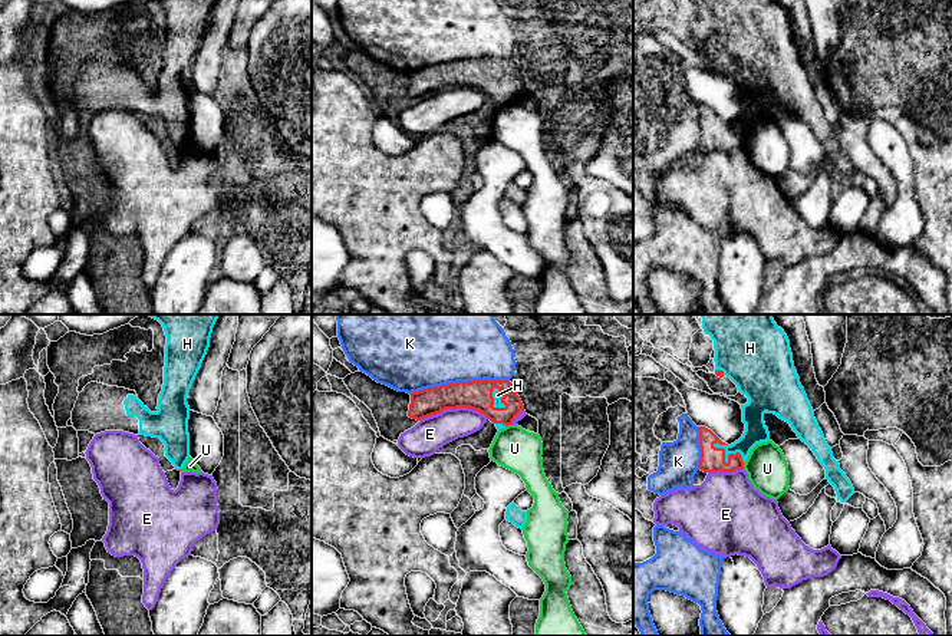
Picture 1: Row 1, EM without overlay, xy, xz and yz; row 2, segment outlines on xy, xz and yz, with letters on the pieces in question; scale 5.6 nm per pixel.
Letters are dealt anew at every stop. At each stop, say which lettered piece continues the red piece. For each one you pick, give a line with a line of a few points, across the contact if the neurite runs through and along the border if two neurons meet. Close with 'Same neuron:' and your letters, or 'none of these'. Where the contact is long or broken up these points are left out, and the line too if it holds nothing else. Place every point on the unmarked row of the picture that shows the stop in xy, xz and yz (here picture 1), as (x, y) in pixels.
Same neuron: H

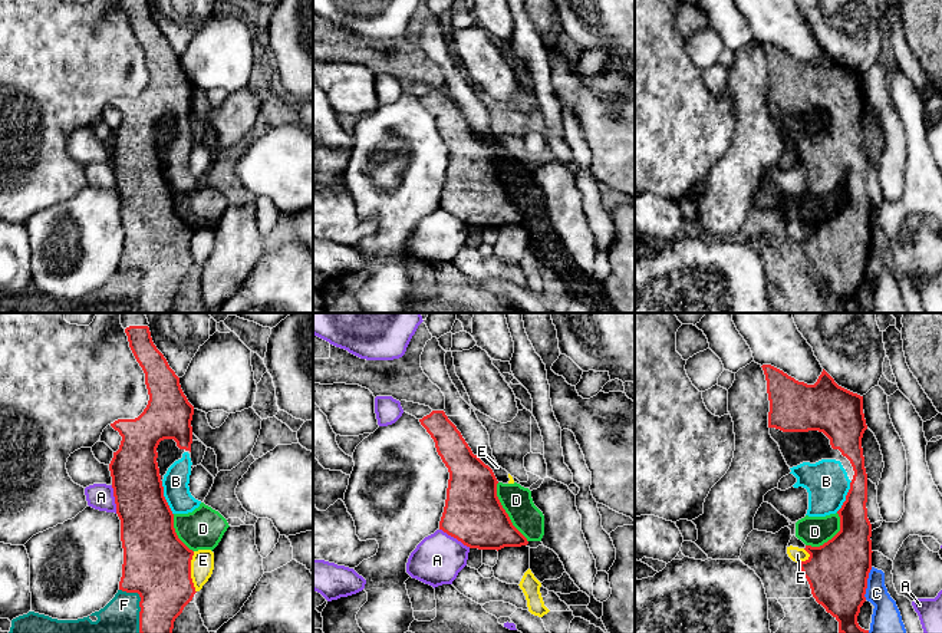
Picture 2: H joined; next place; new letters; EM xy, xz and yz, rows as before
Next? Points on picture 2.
Same neuron: B

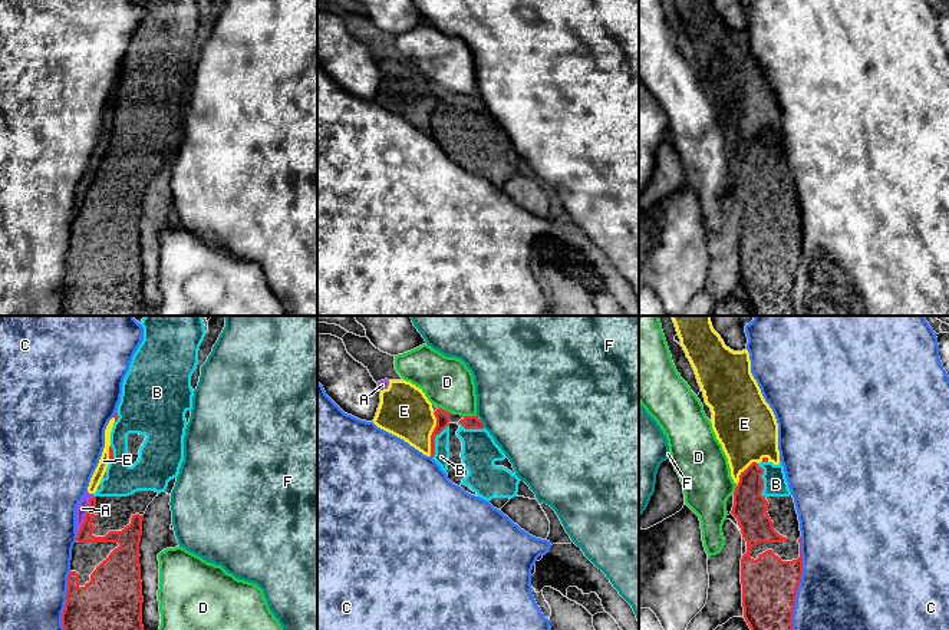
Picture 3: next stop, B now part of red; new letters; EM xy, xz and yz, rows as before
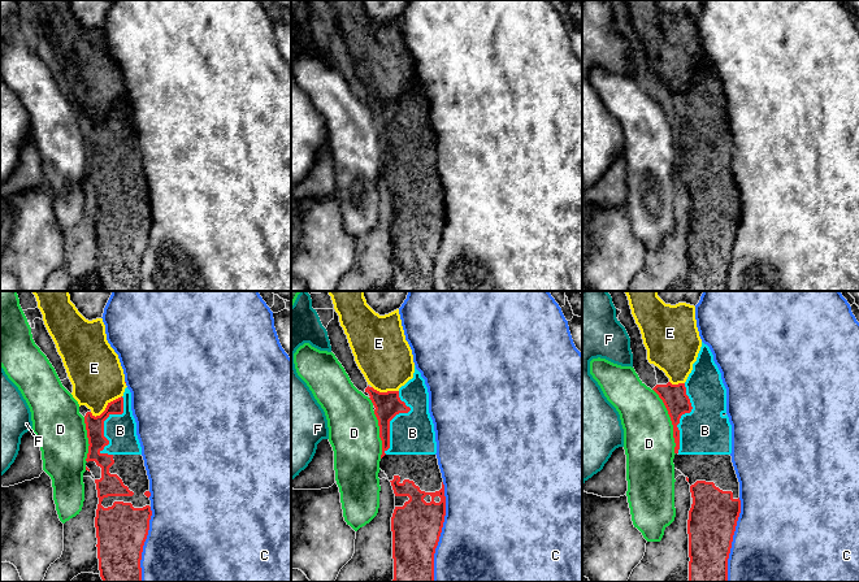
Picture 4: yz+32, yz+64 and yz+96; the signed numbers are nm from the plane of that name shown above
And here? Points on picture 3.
Same neuron: B

